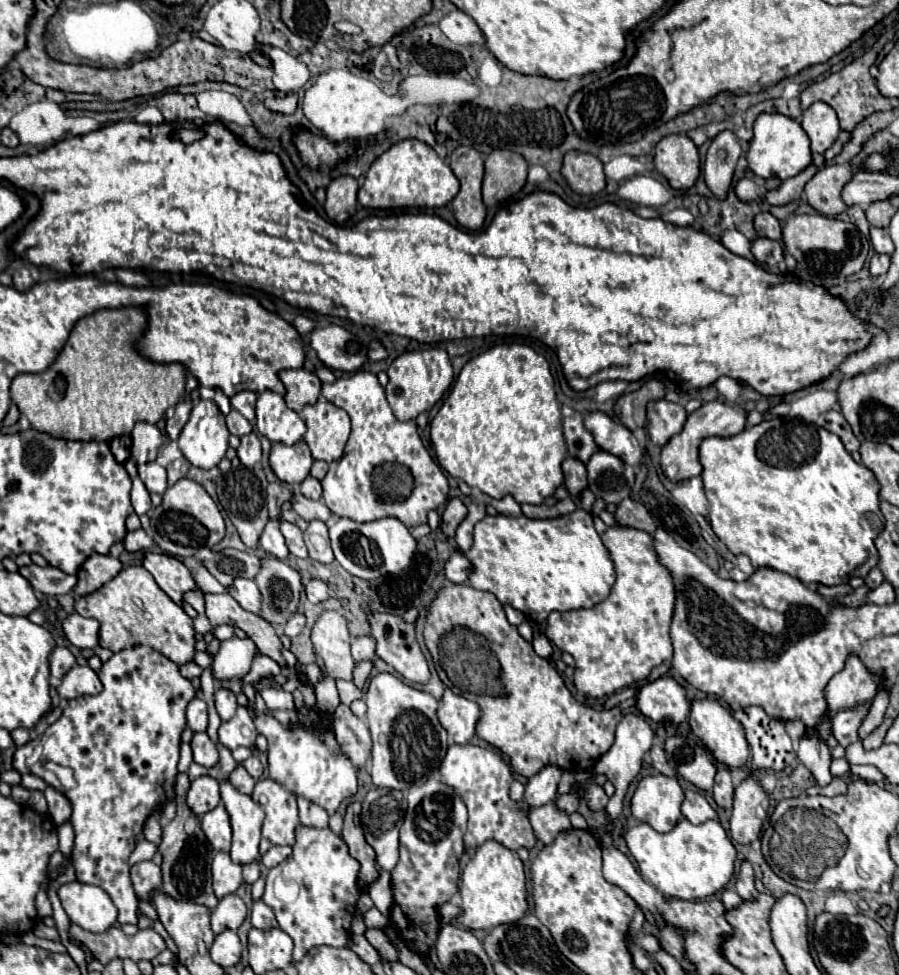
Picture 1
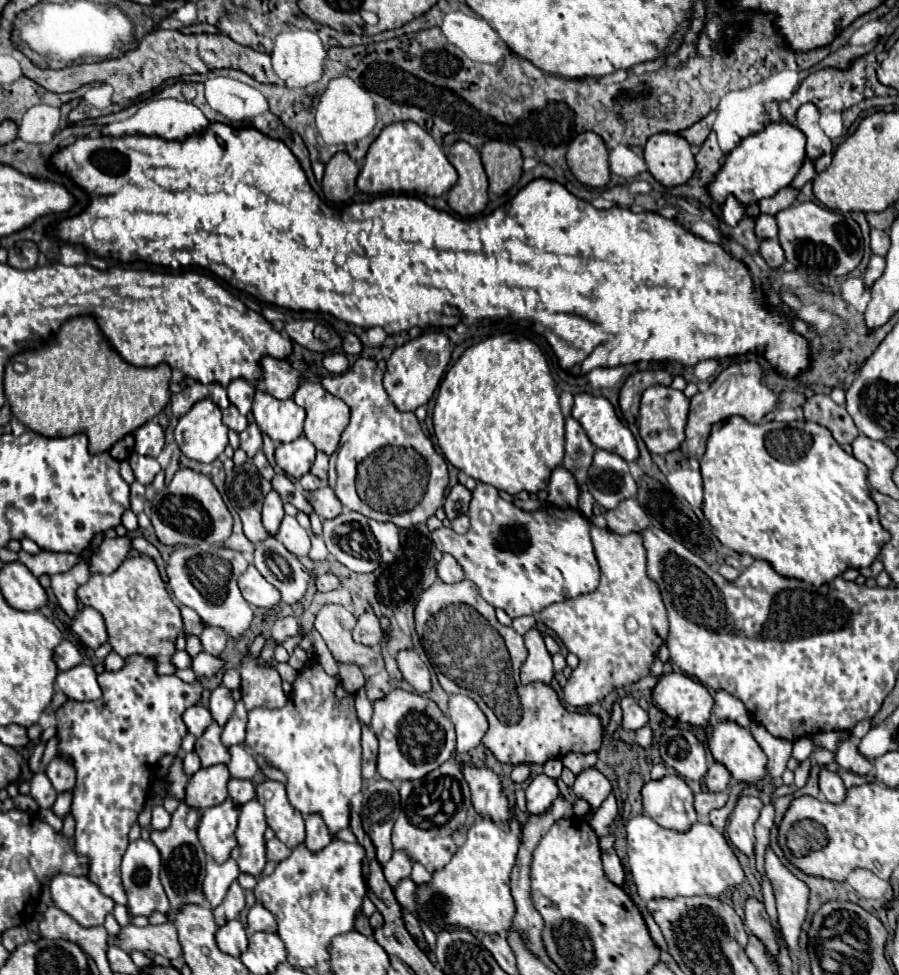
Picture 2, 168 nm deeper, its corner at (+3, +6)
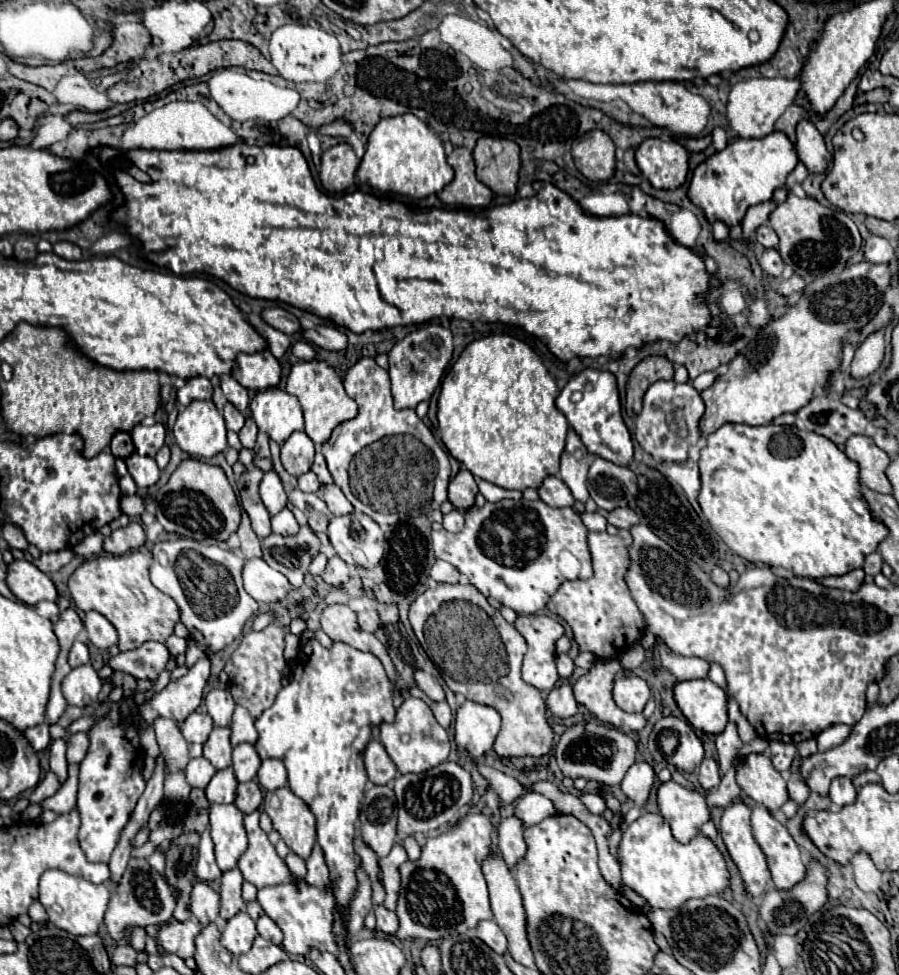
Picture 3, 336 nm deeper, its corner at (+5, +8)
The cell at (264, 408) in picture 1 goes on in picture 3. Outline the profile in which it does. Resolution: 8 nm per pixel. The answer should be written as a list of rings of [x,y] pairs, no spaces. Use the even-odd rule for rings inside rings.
[[[268,388],[254,396],[250,402],[252,418],[270,440],[284,444],[292,432],[304,430],[304,418],[298,398],[280,388]]]

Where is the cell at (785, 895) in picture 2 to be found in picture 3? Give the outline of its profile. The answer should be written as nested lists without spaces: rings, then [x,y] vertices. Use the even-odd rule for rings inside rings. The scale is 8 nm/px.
[[[762,806],[752,808],[754,838],[768,858],[768,868],[776,888],[786,890],[798,884],[806,876],[806,866],[800,858],[800,850],[788,830]]]

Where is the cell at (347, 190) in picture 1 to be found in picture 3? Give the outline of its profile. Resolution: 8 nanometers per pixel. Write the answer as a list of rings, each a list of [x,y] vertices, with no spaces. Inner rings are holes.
[[[344,142],[344,144],[328,148],[322,154],[320,184],[332,194],[340,194],[340,192],[348,190],[354,182],[356,164],[360,164],[360,162],[350,144]]]

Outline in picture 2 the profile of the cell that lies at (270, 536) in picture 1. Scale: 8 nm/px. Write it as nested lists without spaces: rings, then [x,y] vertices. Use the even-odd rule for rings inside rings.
[[[270,490],[264,500],[264,508],[262,508],[262,524],[270,536],[276,536],[282,518],[284,518],[284,508],[282,508],[280,494]]]

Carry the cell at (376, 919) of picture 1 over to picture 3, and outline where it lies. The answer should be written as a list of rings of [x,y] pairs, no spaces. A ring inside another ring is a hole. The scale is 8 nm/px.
[[[376,906],[374,908],[374,914],[376,914],[376,922],[378,922],[378,930],[386,932],[386,934],[394,934],[398,930],[398,916],[396,912],[384,908],[384,906]]]

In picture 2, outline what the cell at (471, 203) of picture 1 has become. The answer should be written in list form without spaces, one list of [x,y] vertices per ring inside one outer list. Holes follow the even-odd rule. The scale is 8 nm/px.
[[[454,142],[448,160],[458,172],[458,182],[448,192],[448,206],[462,218],[480,214],[488,204],[488,180],[476,148],[468,142]]]

